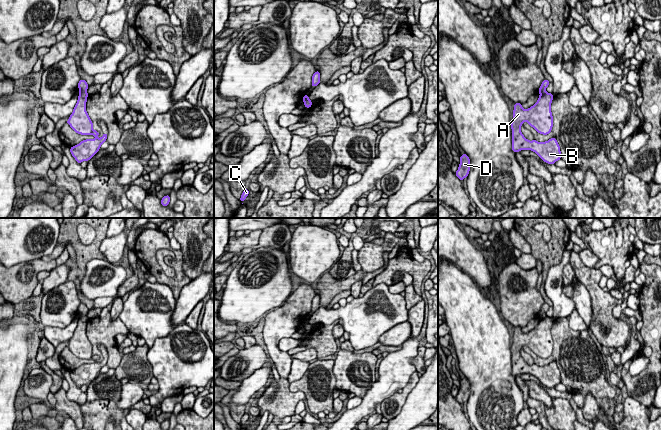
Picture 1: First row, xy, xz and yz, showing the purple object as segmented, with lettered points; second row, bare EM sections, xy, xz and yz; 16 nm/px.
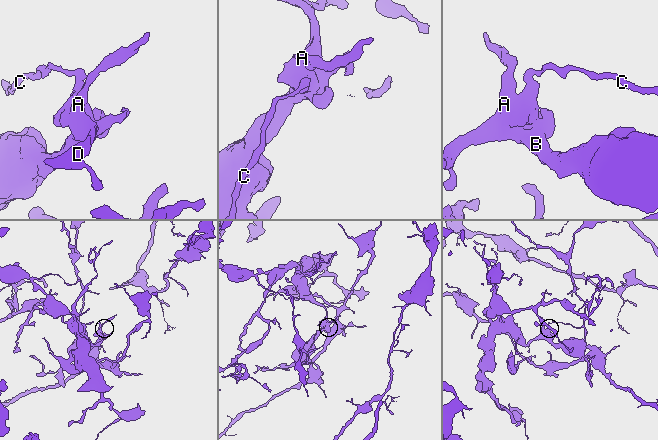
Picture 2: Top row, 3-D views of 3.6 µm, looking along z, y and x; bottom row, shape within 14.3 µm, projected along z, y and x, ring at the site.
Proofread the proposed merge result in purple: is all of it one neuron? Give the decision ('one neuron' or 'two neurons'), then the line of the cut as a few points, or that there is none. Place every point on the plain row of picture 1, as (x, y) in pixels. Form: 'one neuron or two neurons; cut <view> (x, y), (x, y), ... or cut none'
two neurons; cut xy (86, 315), (79, 318)

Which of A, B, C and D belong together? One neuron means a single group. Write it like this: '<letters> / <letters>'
A B D / C

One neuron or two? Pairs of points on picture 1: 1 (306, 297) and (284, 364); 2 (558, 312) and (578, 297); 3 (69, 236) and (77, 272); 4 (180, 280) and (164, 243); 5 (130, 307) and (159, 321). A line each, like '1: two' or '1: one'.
1: one
2: two
3: one
4: one
5: one

